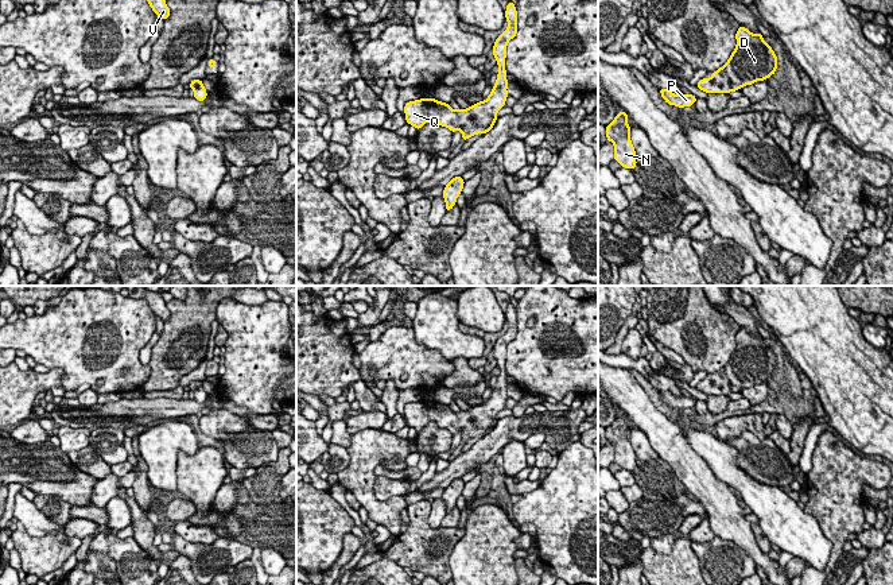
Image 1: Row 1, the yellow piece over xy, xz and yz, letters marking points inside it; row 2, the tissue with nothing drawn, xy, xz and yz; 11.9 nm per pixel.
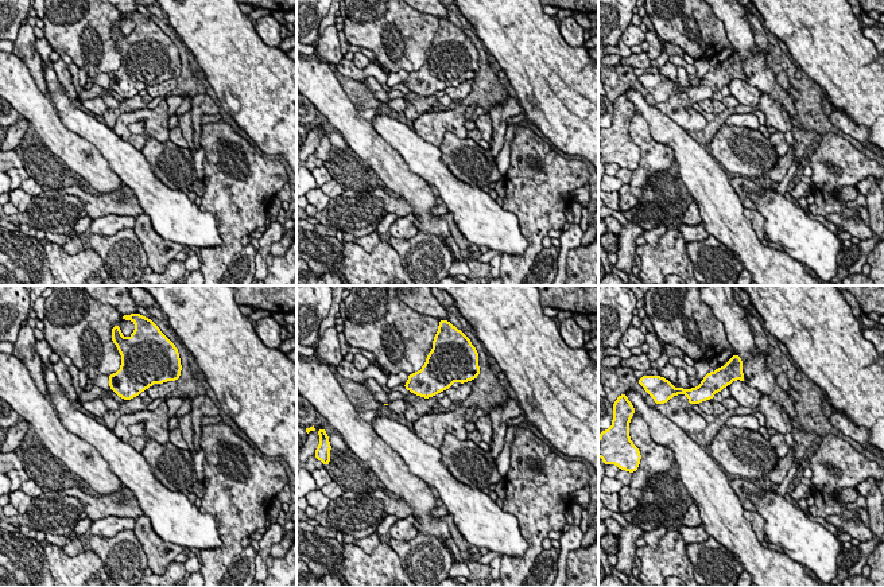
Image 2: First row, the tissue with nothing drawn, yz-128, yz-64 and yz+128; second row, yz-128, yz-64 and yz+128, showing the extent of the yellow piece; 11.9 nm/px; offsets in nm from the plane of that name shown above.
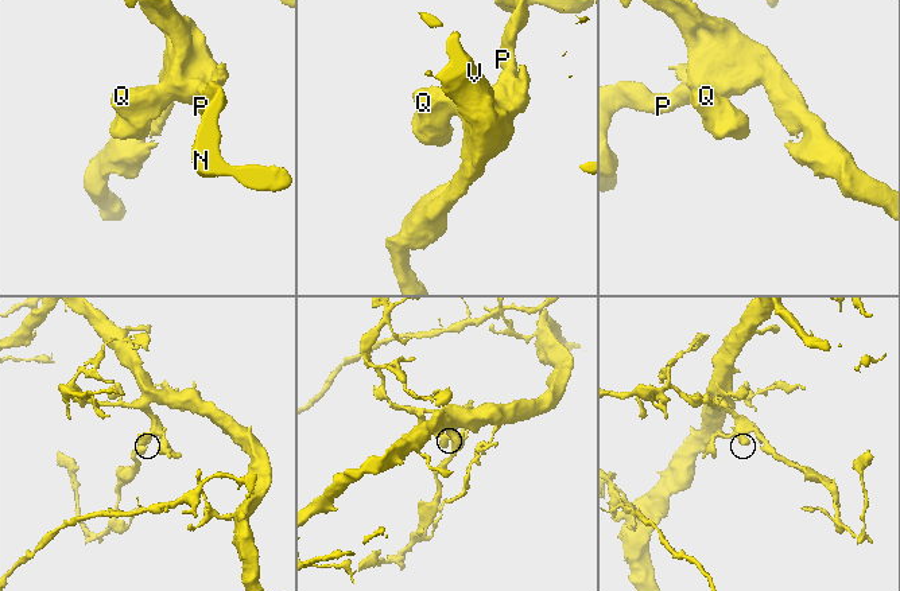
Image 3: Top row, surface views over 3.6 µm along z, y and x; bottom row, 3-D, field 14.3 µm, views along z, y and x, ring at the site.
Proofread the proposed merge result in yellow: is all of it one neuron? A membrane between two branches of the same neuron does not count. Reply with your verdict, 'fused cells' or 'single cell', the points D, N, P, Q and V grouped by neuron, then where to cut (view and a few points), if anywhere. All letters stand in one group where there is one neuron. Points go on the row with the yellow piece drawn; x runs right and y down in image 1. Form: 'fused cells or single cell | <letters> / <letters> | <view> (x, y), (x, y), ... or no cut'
single cell | D N P Q V | no cut

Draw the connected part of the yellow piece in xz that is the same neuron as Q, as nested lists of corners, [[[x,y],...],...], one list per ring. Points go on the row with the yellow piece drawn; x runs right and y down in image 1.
[[[512,1],[506,5],[505,19],[508,20],[508,28],[496,39],[492,49],[500,71],[489,97],[467,109],[459,108],[458,111],[435,98],[408,101],[404,105],[404,113],[409,125],[414,125],[419,131],[428,120],[435,120],[438,125],[447,127],[453,133],[459,129],[465,142],[470,136],[486,133],[493,128],[497,121],[497,112],[505,106],[508,97],[505,70],[506,44],[517,34],[517,11]]]

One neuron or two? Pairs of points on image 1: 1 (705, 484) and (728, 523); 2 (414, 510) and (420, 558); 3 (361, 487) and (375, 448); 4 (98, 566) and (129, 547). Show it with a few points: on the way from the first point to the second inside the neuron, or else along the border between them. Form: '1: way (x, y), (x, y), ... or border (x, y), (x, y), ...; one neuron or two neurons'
1: way (713, 494), (725, 514); one neuron
2: way (418, 522), (420, 546); one neuron
3: way (361, 477), (361, 465), (365, 457); one neuron
4: border (84, 565), (90, 554), (105, 554), (119, 570); two neurons

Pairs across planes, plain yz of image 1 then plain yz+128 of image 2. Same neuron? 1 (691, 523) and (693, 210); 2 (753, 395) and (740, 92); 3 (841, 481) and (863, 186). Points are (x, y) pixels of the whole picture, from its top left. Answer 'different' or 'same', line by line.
1: same
2: same
3: different

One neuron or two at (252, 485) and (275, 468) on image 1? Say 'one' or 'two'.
one

